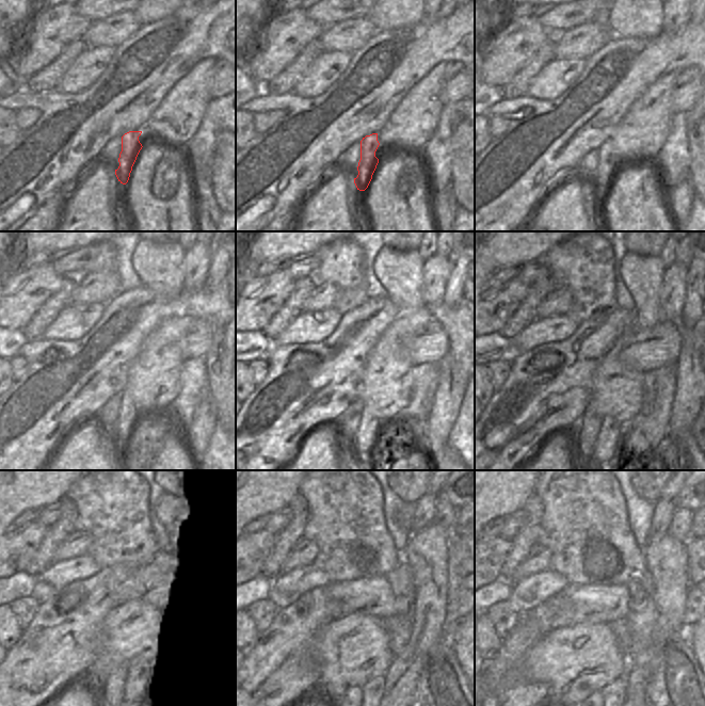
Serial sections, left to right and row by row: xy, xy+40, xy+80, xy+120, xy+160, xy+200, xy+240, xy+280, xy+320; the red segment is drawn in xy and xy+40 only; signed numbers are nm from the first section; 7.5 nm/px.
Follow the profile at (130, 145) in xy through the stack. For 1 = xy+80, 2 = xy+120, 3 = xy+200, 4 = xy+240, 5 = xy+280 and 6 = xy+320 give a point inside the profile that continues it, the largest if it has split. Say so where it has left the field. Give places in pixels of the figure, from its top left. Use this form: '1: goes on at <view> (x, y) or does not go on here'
1: goes on at xy+80 (605, 177)
2: goes on at xy+120 (127, 424)
3: goes on at xy+200 (610, 444)
4: goes on at xy+240 (135, 683)
5: goes on at xy+280 (374, 687)
6: goes on at xy+320 (618, 687)

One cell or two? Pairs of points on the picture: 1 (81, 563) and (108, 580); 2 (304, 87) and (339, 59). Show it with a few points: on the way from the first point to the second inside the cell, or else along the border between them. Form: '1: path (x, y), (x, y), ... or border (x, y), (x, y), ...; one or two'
1: border (100, 568), (87, 578), (73, 582); two
2: path (313, 82), (331, 65); one

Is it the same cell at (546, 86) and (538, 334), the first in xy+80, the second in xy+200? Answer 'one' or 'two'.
one

